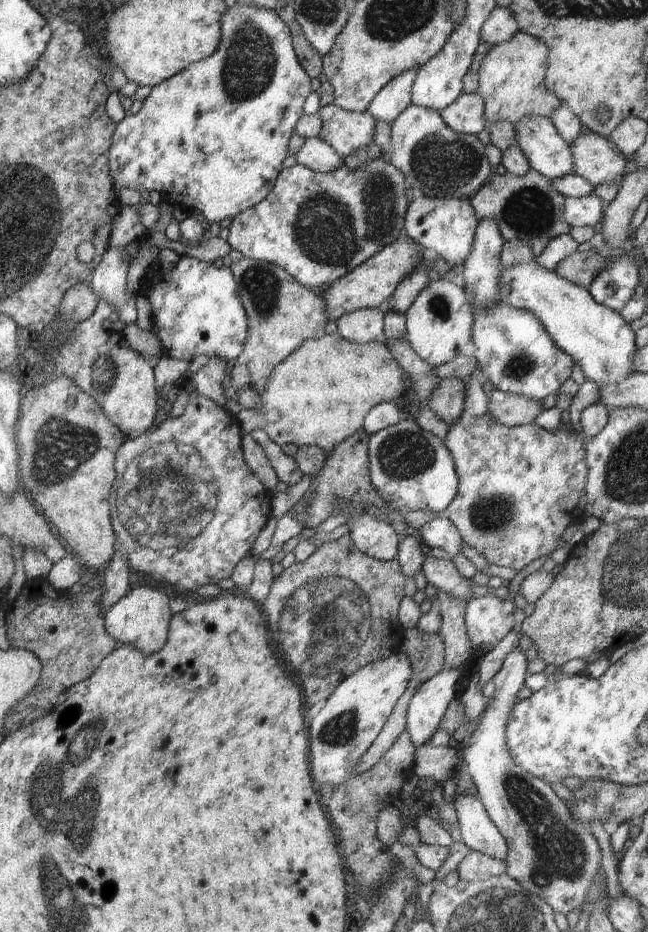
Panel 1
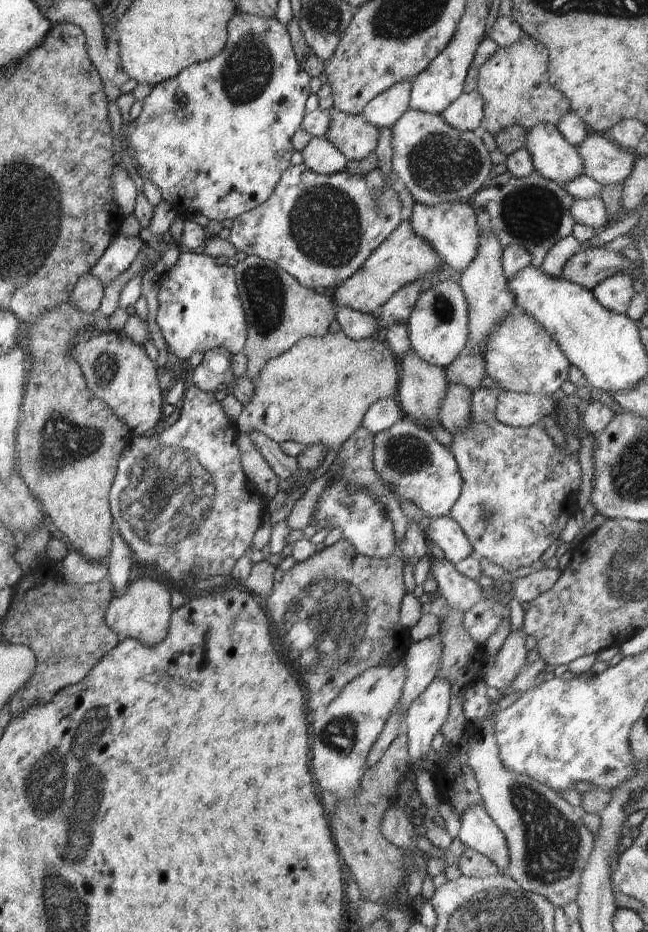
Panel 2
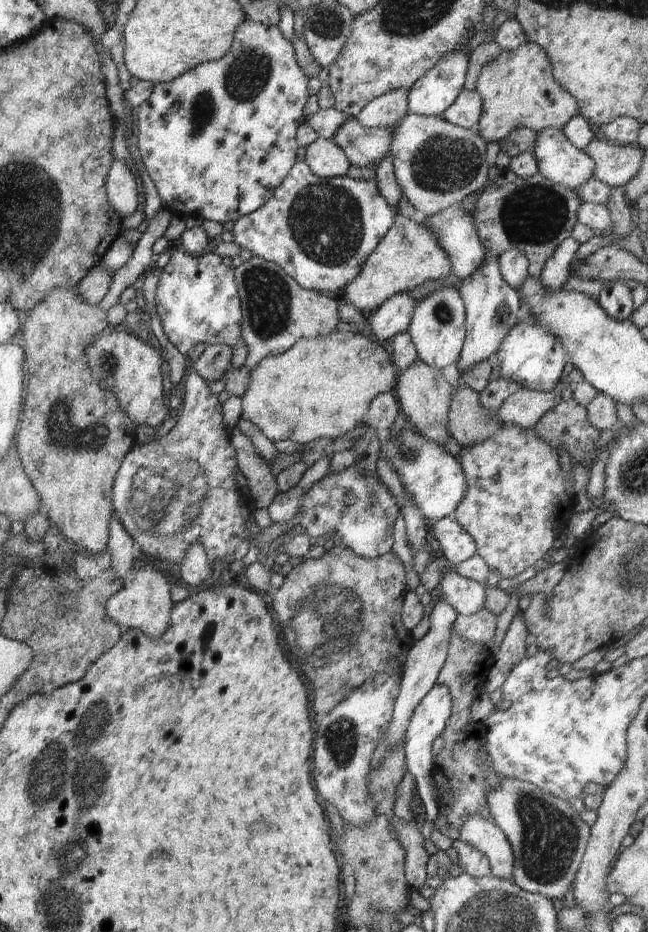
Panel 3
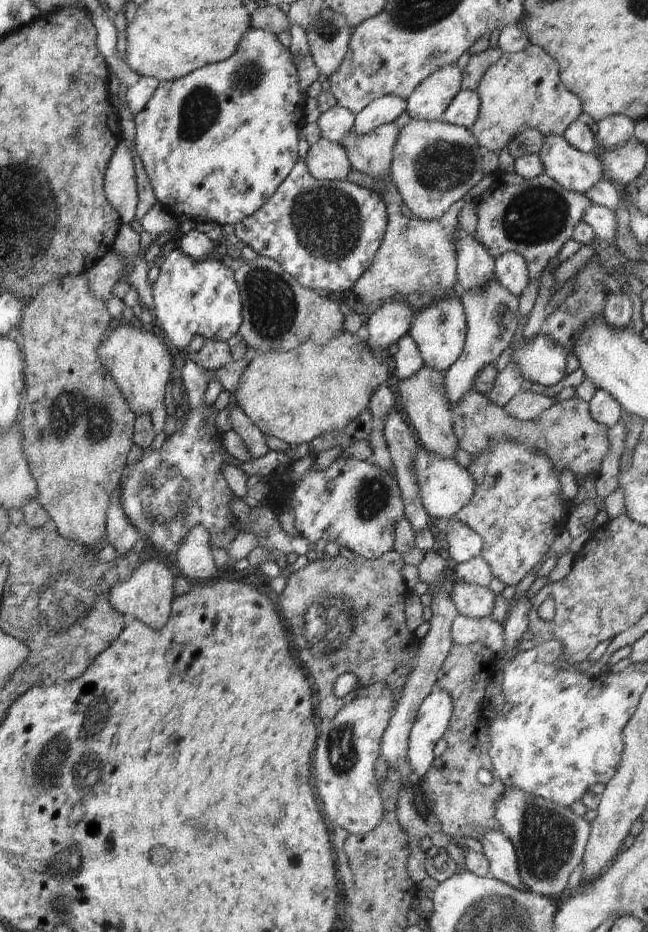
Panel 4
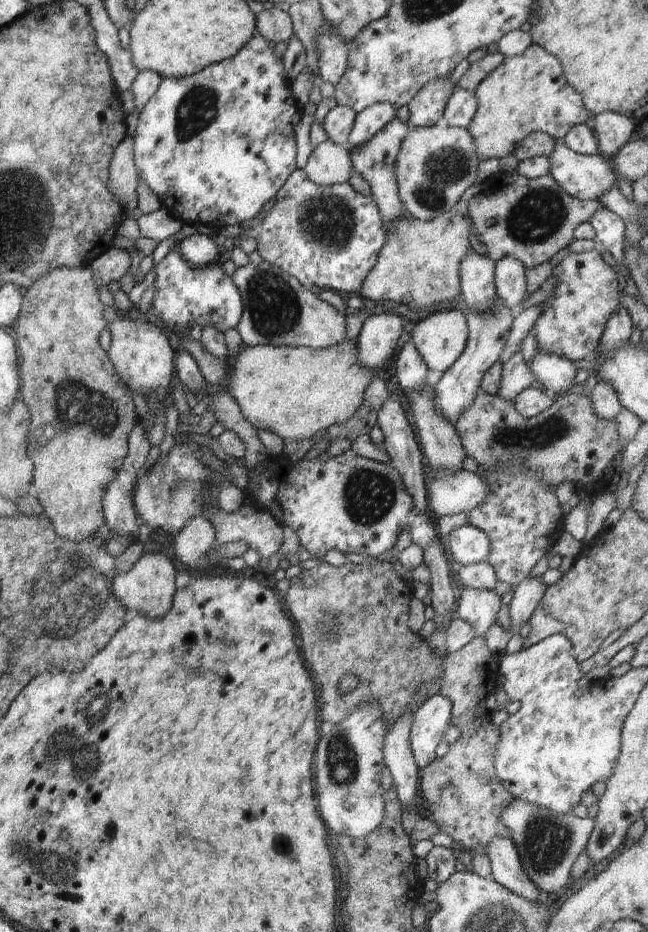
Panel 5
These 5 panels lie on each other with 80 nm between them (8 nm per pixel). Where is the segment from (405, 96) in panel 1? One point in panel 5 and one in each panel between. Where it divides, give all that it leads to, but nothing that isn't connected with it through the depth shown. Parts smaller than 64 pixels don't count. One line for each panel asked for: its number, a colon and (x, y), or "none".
2: (384, 110)
3: (383, 112)
4: (384, 110)
5: (368, 122)

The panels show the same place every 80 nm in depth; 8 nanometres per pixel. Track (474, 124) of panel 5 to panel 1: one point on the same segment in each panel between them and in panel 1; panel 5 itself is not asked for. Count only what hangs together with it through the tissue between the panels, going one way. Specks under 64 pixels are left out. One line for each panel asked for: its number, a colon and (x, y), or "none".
1: (512, 75)
2: (514, 82)
3: (517, 89)
4: (522, 90)

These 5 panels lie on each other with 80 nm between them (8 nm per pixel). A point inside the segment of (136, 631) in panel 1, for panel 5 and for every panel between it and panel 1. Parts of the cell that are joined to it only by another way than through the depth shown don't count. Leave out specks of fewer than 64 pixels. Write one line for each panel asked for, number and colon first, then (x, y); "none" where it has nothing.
2: (143, 614)
3: (144, 603)
4: (147, 595)
5: (148, 588)

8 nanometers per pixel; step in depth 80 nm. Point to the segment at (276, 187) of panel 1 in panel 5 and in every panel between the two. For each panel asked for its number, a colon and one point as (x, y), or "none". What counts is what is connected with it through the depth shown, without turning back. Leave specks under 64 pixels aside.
2: (320, 229)
3: (320, 231)
4: (325, 234)
5: (329, 236)

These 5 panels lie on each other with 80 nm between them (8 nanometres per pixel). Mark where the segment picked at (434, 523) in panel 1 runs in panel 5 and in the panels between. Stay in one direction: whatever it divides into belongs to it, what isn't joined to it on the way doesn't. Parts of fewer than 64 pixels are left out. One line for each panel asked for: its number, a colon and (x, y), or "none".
2: (443, 531)
3: (457, 545)
4: (464, 544)
5: (468, 545)

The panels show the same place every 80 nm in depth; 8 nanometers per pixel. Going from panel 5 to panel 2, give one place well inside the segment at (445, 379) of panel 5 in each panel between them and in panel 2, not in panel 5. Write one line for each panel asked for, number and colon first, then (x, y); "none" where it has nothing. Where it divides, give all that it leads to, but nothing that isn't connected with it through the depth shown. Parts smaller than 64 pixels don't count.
2: (484, 284)
3: (491, 305)
4: (492, 316)

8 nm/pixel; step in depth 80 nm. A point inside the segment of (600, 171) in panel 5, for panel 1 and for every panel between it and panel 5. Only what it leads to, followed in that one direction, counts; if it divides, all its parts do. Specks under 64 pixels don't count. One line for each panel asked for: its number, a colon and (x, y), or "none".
1: (547, 152)
2: (553, 156)
3: (558, 160)
4: (577, 171)

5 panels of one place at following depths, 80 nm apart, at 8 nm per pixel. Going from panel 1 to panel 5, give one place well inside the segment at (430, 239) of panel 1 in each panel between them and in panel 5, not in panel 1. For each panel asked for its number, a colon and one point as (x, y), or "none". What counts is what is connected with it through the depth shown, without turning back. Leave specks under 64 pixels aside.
2: (451, 228)
3: (453, 227)
4: (475, 265)
5: (477, 272)

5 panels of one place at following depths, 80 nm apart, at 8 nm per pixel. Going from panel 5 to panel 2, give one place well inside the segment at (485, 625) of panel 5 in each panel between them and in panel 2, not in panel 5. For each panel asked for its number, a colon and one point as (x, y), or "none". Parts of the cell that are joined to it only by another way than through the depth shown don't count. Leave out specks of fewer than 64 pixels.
2: (461, 592)
3: (467, 596)
4: (475, 601)

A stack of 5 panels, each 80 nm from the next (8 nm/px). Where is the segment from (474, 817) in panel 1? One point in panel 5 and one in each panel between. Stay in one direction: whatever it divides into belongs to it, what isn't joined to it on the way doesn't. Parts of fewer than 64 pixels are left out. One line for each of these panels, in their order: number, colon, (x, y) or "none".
2: (478, 831)
3: (484, 835)
4: (500, 852)
5: (507, 870)

